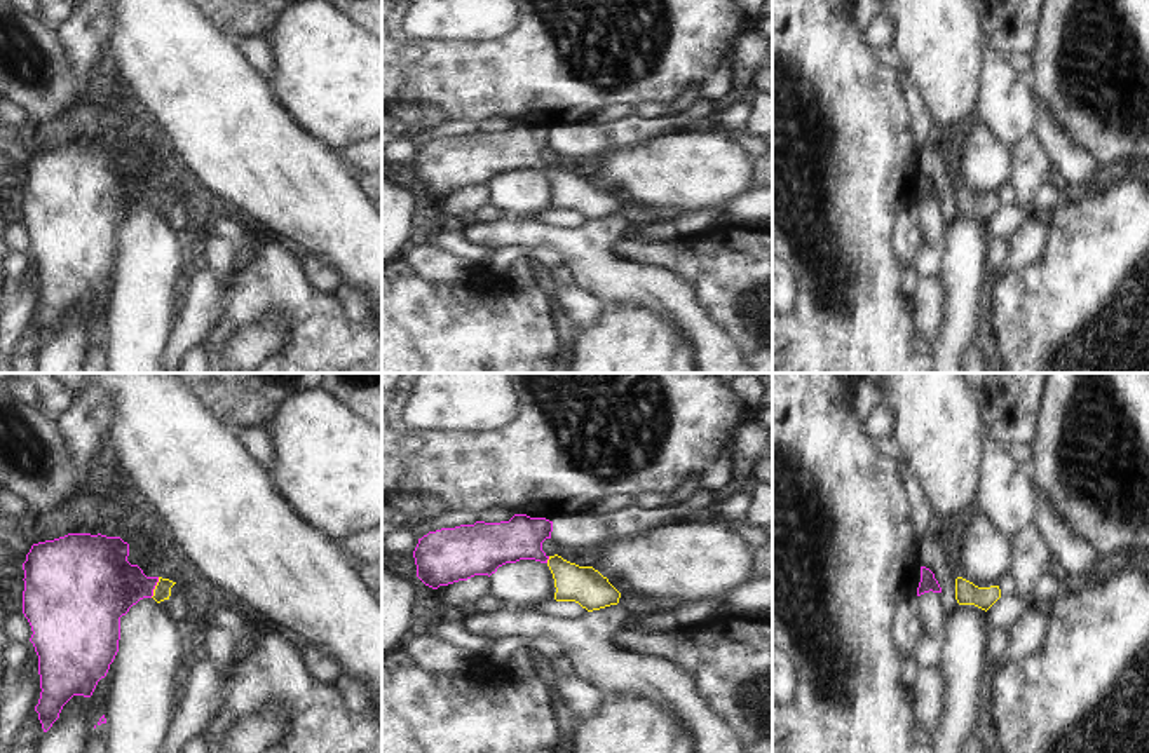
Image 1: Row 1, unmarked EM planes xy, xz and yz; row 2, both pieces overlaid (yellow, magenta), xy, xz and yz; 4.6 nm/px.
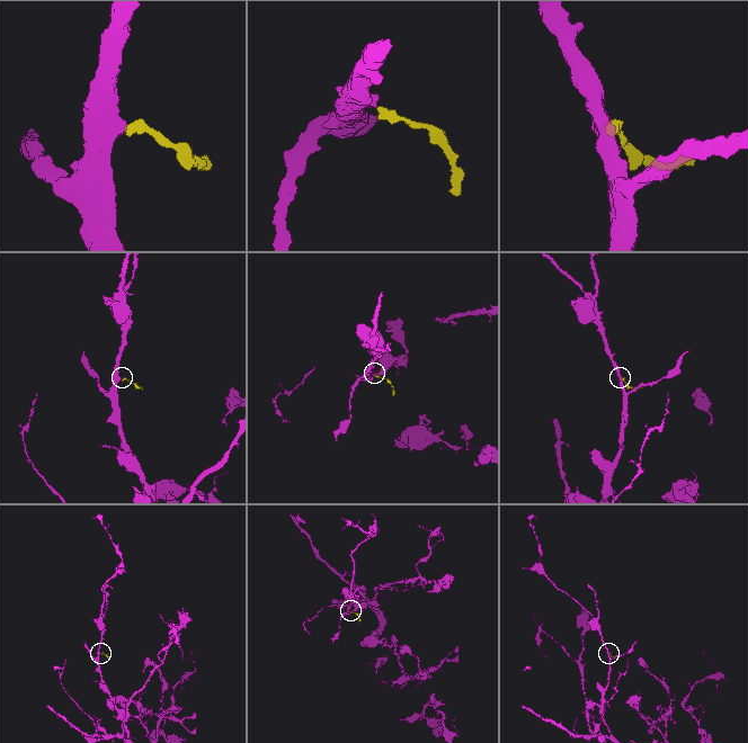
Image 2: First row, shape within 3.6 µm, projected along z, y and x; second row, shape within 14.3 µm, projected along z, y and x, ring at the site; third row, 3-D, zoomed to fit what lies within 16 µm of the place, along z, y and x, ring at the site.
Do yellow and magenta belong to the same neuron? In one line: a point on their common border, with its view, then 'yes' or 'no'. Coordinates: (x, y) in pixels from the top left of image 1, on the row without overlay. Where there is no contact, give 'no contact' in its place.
contact xy (156, 197); yes

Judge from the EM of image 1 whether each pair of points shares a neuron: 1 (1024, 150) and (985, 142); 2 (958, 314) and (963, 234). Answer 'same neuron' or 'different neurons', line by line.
1: different neurons
2: same neuron

